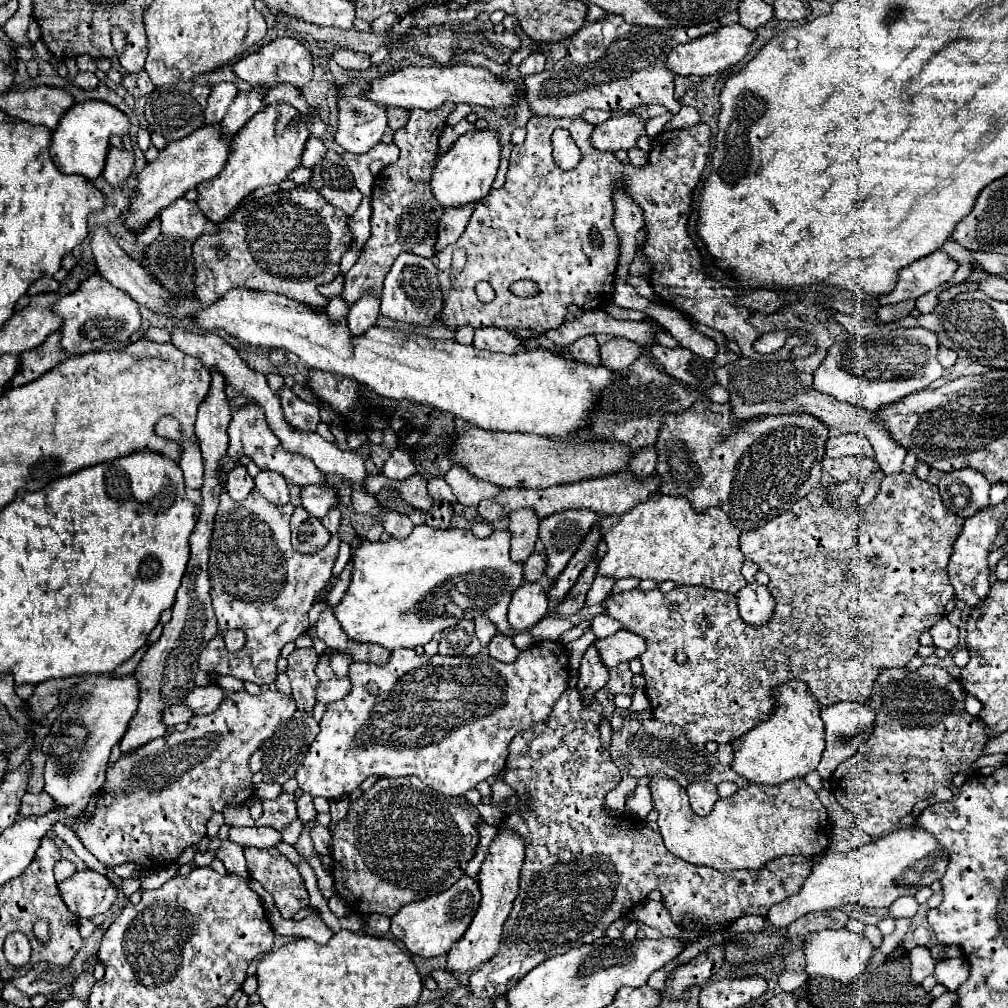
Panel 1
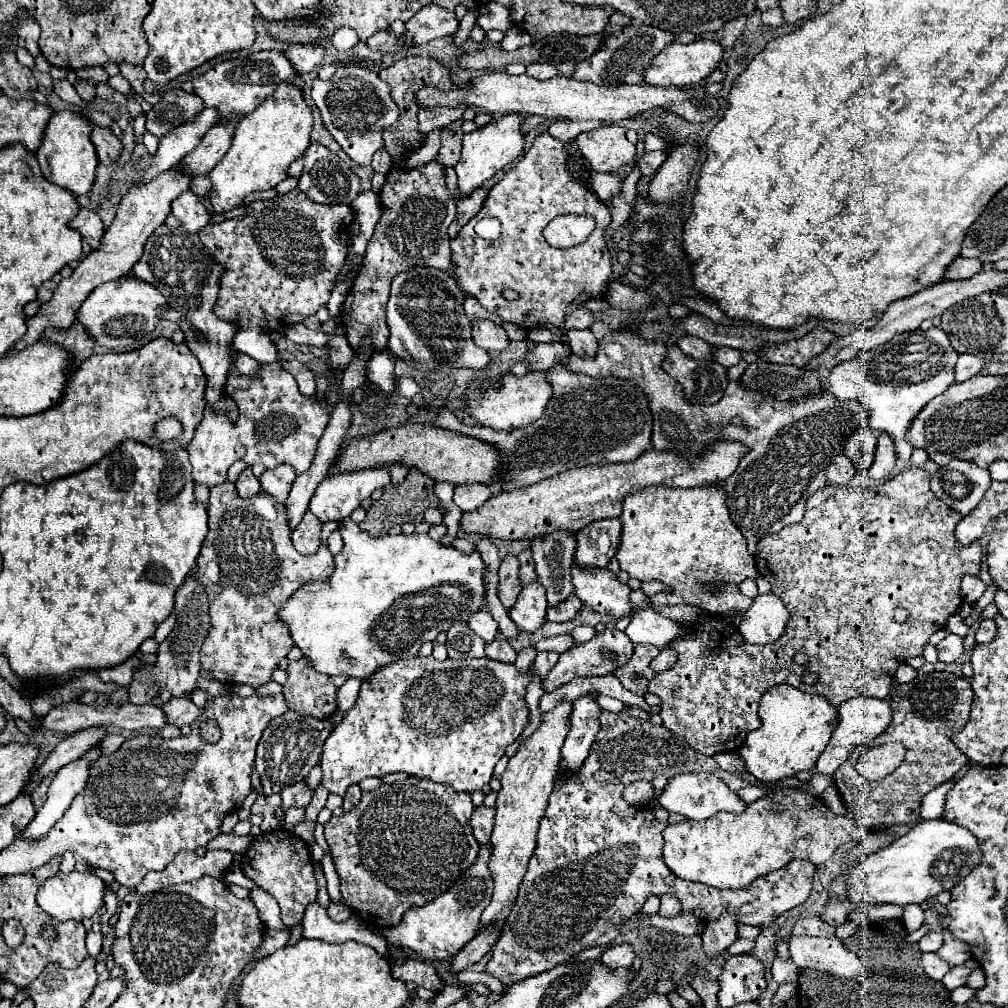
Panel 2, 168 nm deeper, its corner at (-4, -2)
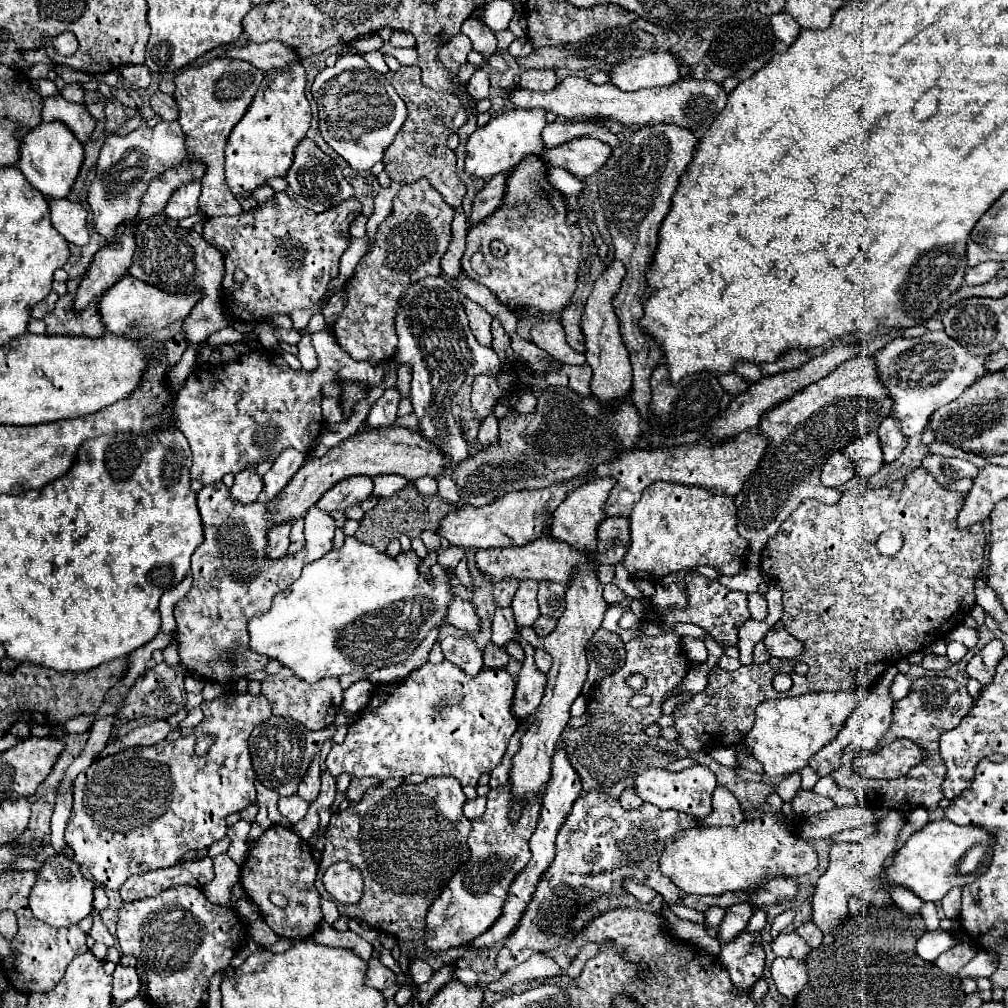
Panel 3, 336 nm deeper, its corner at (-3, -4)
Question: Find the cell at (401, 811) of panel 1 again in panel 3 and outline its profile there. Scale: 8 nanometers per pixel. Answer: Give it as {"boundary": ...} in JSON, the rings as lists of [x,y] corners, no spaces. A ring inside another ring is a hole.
{"boundary":[[[426,777],[426,781],[418,785],[402,783],[396,789],[370,787],[360,803],[350,803],[346,811],[332,813],[326,829],[322,861],[318,865],[316,889],[320,891],[322,897],[336,903],[340,915],[356,917],[378,931],[394,935],[398,941],[418,941],[424,933],[424,915],[430,903],[442,893],[446,883],[470,857],[468,833],[472,825],[462,813],[464,803],[466,803],[466,795],[462,791],[462,785],[452,777]],[[338,861],[348,861],[362,871],[364,895],[356,905],[346,905],[336,901],[322,883],[324,871]]]}

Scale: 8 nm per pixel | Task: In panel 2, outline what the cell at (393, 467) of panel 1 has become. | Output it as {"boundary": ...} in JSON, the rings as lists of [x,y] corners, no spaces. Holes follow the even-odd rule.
{"boundary":[[[365,469],[365,471],[329,475],[315,489],[315,495],[311,497],[311,503],[309,503],[309,511],[323,523],[325,521],[343,521],[359,507],[359,503],[363,499],[367,499],[379,487],[387,487],[389,481],[391,481],[391,477],[389,477],[387,469]]]}

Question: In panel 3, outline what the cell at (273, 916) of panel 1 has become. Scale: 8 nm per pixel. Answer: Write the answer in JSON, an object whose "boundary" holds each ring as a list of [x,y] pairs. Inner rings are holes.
{"boundary":[[[414,957],[414,959],[410,959],[410,975],[412,975],[412,979],[414,979],[418,985],[422,985],[422,983],[426,983],[426,981],[430,979],[432,967],[430,967],[426,961]]]}

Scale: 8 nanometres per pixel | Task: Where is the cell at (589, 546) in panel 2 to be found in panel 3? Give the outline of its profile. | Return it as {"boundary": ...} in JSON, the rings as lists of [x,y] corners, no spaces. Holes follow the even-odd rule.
{"boundary":[[[606,517],[598,525],[598,565],[616,565],[630,547],[630,529],[626,517]]]}

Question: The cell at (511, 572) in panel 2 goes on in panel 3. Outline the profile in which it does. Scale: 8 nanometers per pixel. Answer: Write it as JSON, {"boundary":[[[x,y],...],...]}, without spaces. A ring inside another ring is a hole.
{"boundary":[[[510,607],[506,609],[498,609],[494,613],[494,621],[492,621],[492,643],[496,643],[498,647],[502,647],[504,643],[508,643],[510,639],[514,639],[516,633],[516,623],[514,623],[514,613]]]}

